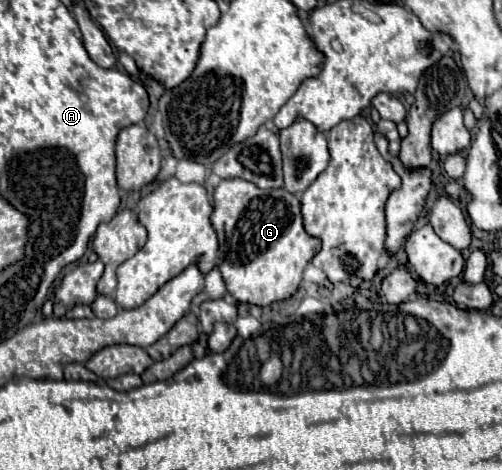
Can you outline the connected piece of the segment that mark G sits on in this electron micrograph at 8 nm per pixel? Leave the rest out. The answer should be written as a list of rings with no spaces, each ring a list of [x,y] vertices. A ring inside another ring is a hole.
[[[223,179],[215,187],[213,207],[215,211],[211,215],[211,223],[219,237],[219,271],[227,283],[231,297],[237,303],[251,303],[259,307],[289,299],[297,291],[307,263],[317,255],[321,247],[319,239],[309,237],[303,229],[299,199],[285,189],[259,189],[243,179]]]

